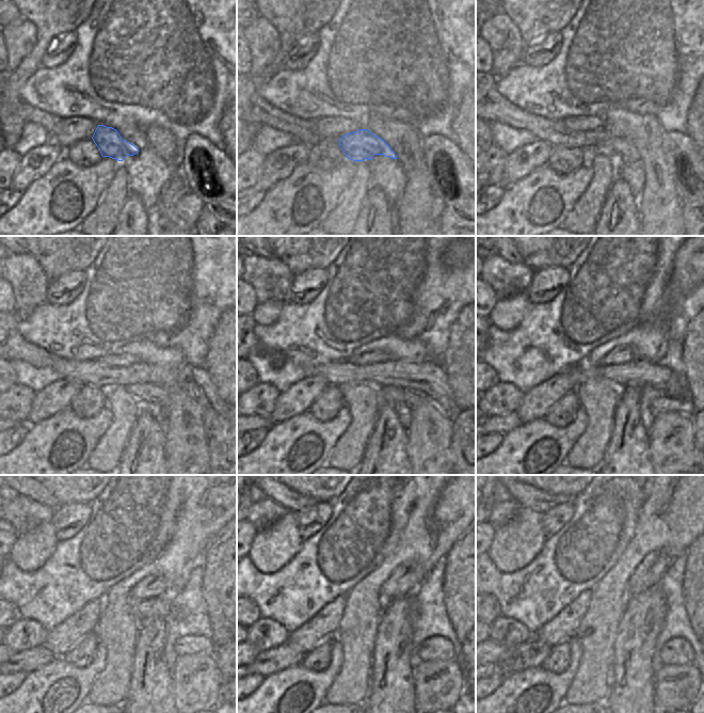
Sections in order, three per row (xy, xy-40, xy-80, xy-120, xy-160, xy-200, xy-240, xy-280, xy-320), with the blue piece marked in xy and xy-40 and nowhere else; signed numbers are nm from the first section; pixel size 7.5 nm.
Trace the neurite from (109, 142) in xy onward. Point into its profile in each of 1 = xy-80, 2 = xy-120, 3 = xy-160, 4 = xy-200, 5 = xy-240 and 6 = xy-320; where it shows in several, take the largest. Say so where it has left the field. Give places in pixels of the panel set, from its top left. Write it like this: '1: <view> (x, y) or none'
1: xy-80 (621, 152)
2: xy-120 (147, 394)
3: xy-160 (388, 394)
4: xy-200 (665, 403)
5: xy-240 (191, 644)
6: xy-320 (676, 651)

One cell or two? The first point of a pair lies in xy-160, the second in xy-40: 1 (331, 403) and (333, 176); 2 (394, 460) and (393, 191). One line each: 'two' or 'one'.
1: two
2: two

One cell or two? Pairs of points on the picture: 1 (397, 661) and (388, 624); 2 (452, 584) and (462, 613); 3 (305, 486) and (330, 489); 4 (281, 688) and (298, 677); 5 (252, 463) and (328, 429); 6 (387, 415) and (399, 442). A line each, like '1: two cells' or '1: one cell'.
1: one cell
2: one cell
3: one cell
4: one cell
5: one cell
6: one cell

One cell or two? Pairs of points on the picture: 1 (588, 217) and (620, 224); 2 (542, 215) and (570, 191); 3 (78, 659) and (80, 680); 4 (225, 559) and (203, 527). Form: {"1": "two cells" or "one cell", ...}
{"1": "two cells", "2": "one cell", "3": "two cells", "4": "two cells"}

